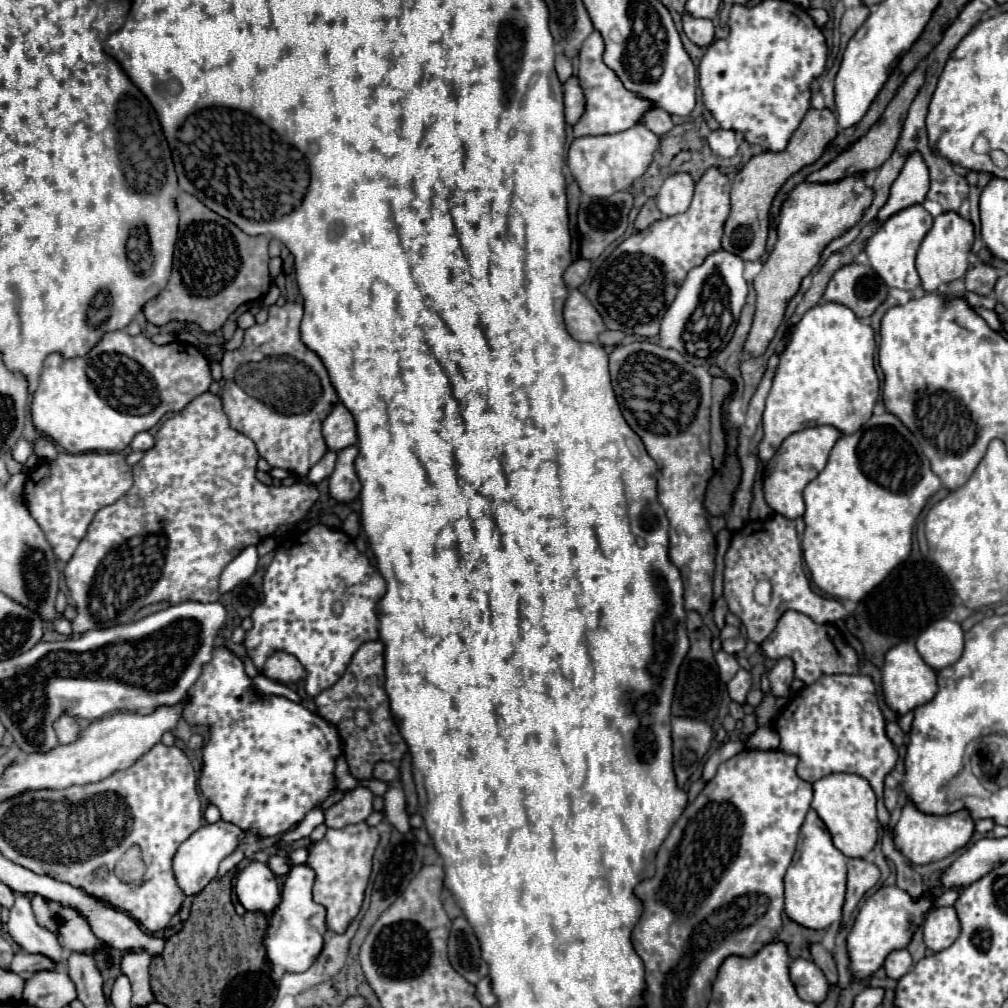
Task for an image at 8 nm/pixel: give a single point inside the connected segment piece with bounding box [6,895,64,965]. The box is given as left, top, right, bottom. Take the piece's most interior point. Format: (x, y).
(23, 928)

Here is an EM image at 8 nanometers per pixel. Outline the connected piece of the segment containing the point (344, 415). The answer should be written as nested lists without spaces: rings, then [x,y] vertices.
[[[336,403],[332,413],[324,419],[322,435],[330,451],[342,451],[350,445],[356,445],[358,441],[356,423],[354,423],[352,413],[342,403]]]

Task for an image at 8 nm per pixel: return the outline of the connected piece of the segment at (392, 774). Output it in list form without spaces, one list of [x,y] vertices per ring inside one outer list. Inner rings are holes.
[[[378,763],[374,767],[374,779],[380,779],[384,783],[394,783],[400,779],[400,769],[394,763]]]

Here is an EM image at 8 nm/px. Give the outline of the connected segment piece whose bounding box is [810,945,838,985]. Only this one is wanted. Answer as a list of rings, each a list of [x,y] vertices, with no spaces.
[[[812,945],[810,953],[812,953],[814,963],[824,971],[828,983],[830,985],[838,985],[838,971],[836,971],[836,963],[834,963],[832,953],[828,949],[824,949],[822,945]]]

